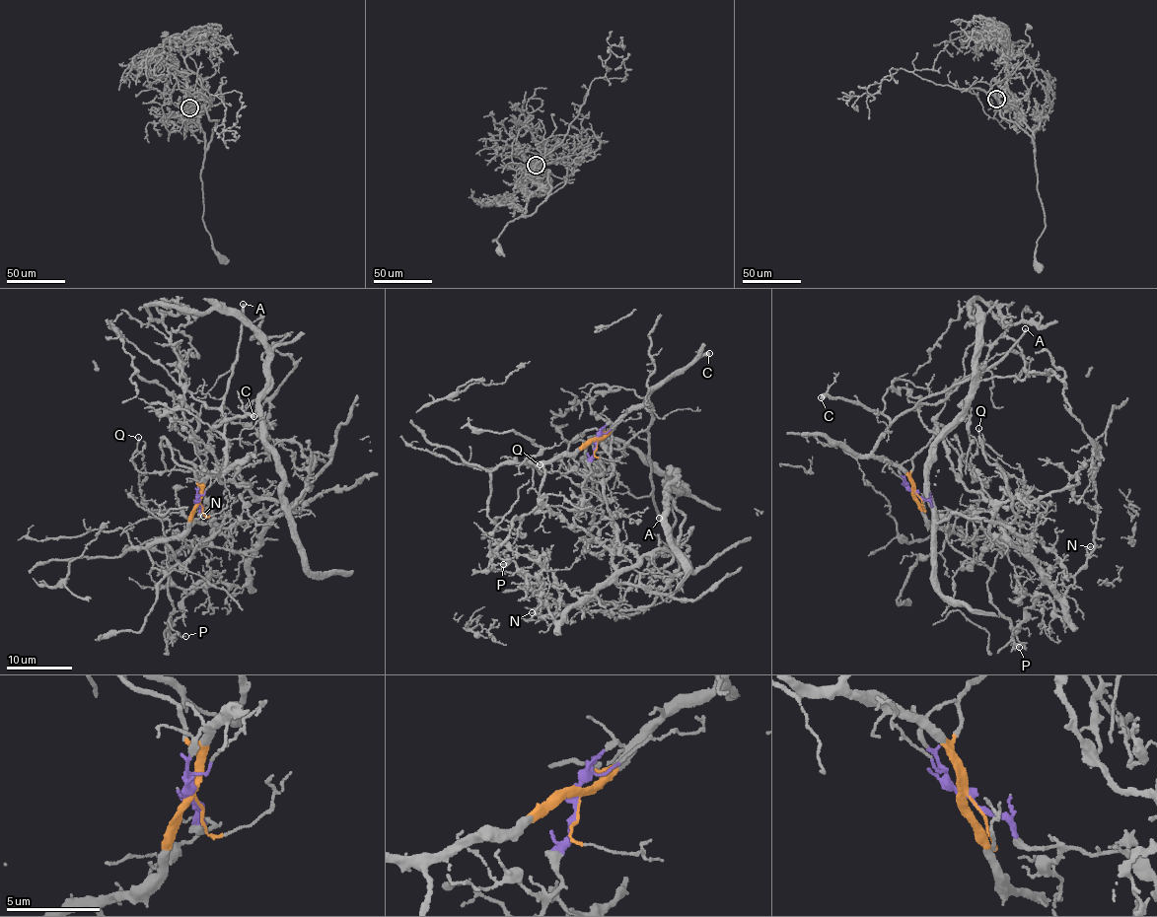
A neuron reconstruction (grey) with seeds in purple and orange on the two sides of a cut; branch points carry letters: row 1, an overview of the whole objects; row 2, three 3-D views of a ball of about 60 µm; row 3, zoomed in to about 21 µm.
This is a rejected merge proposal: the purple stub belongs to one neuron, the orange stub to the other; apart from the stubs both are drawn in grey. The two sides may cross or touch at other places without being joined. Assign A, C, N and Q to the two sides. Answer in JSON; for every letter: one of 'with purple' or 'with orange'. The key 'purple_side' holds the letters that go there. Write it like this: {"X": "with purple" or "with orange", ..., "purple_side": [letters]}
{"A": "with orange", "C": "with orange", "N": "with purple", "Q": "with orange", "purple_side": ["N"]}

